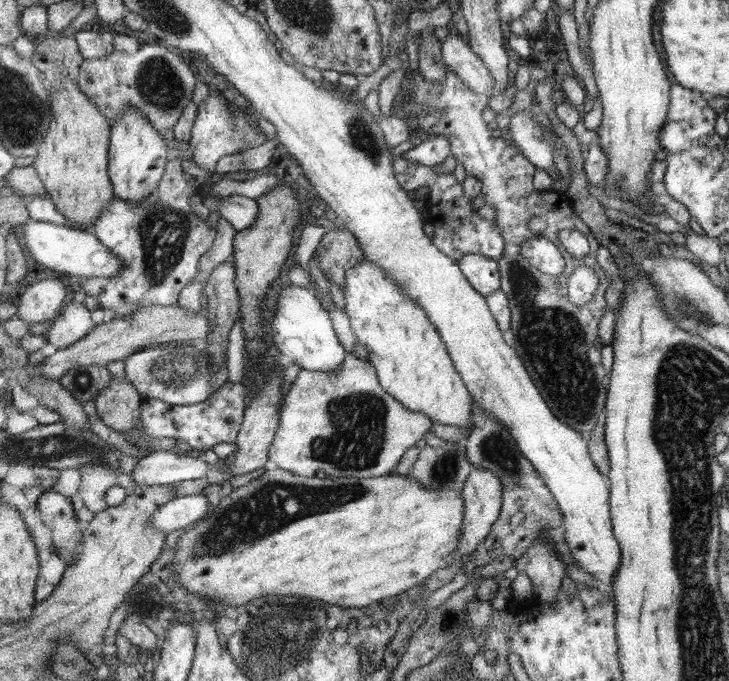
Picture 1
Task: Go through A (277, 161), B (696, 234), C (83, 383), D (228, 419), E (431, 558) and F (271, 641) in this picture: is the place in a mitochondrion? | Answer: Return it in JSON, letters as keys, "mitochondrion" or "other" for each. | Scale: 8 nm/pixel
{"A":"other","B":"other","C":"mitochondrion","D":"other","E":"other","F":"mitochondrion"}

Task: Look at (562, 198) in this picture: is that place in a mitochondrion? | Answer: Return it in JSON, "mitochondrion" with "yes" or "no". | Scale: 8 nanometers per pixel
{"mitochondrion":"no"}

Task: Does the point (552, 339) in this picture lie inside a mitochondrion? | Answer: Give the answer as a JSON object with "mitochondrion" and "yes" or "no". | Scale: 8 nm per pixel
{"mitochondrion":"yes"}

